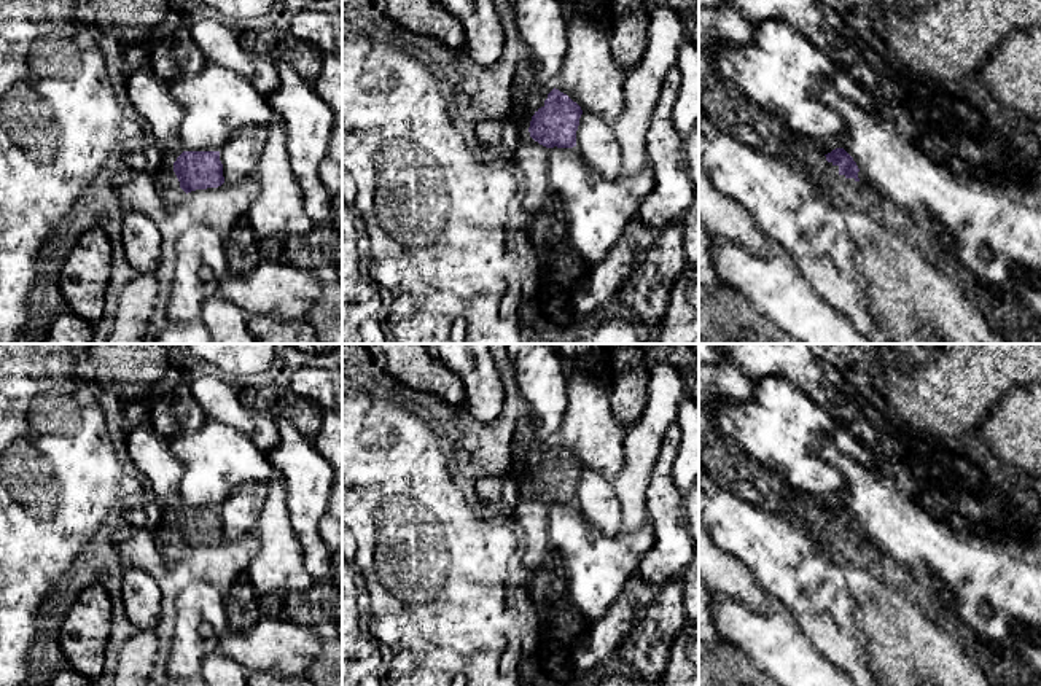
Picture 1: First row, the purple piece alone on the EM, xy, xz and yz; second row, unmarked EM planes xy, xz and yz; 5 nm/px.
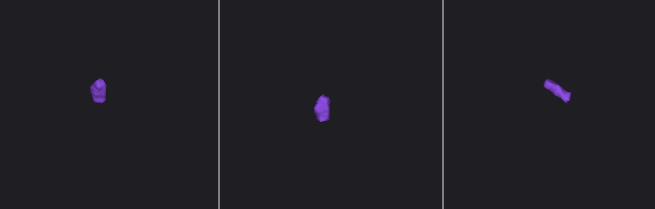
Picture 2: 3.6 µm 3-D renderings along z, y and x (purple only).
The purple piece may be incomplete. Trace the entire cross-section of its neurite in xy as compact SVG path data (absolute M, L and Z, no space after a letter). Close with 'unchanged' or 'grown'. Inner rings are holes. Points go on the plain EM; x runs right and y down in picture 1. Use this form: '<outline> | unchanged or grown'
M183 508L174 519L174 528L186 551L224 540L220 508Z | unchanged

